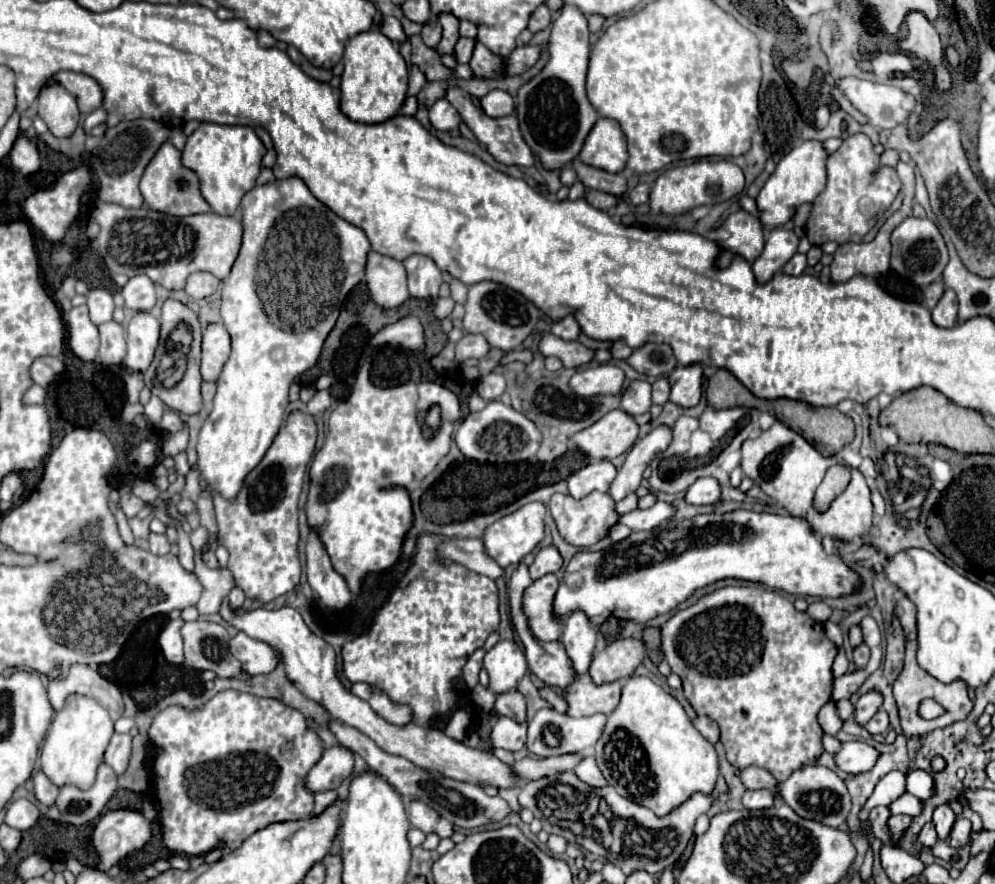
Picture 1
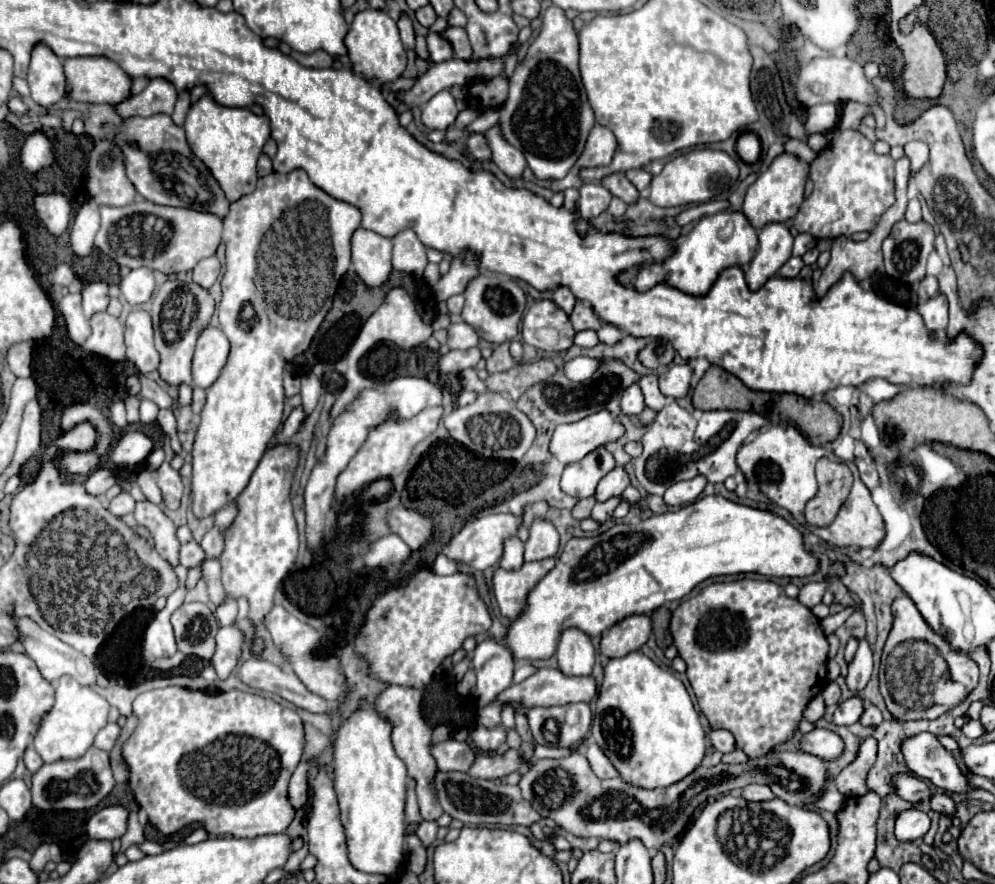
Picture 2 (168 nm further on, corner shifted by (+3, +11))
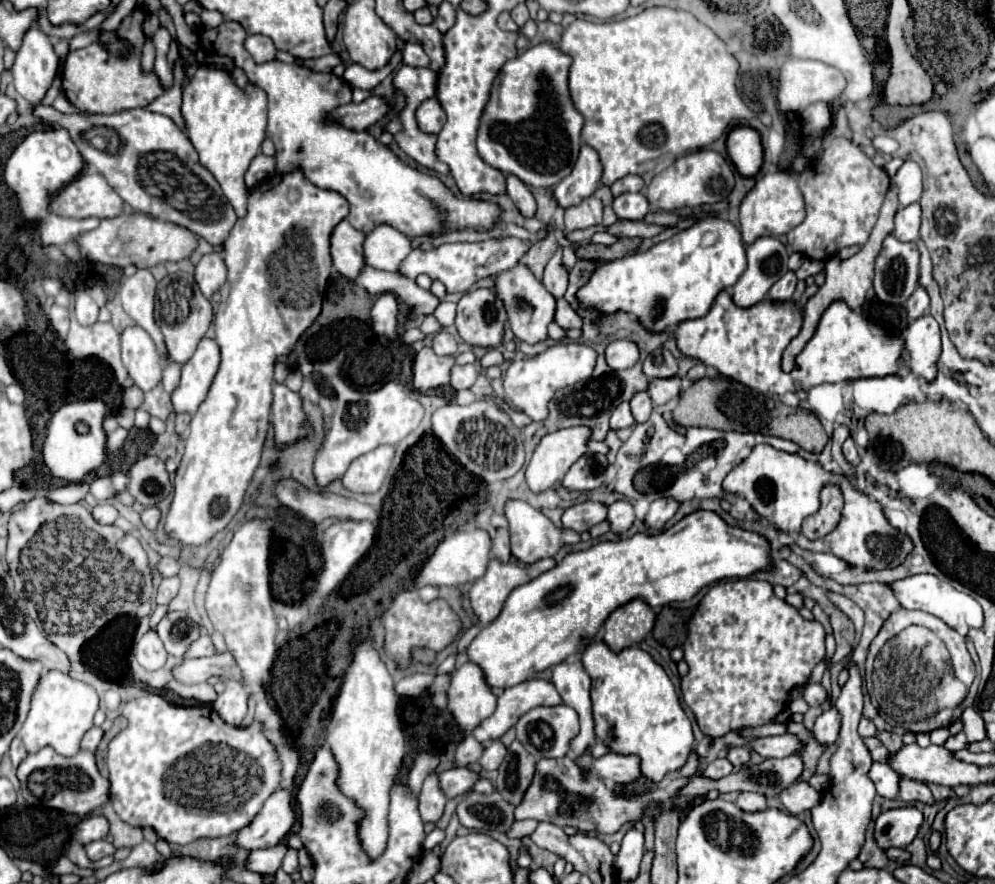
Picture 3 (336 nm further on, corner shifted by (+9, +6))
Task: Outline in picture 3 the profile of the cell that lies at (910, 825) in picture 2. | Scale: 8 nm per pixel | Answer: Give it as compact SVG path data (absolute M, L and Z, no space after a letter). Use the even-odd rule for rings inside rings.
M916 807L888 809L876 817L874 839L880 849L906 847L916 837L922 825L922 813Z

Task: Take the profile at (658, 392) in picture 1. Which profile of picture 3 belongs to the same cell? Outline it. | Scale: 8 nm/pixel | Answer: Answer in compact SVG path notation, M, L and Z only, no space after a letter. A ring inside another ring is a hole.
M646 391L636 393L636 397L630 401L630 409L632 409L632 415L634 415L636 423L644 423L650 417L650 413L652 413L650 395Z

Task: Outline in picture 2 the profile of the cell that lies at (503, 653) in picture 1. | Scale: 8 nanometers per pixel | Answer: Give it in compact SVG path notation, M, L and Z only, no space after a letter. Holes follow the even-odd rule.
M486 638L476 646L472 666L478 678L476 684L478 706L486 706L512 684L514 672L512 652L508 652L508 648L504 648L504 644L500 644L494 638Z

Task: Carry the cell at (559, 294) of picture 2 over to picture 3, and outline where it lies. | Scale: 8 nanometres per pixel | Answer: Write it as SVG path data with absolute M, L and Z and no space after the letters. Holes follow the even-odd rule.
M559 246L552 255L552 259L548 261L548 265L544 267L544 277L542 283L544 287L558 299L564 295L566 287L568 287L568 271L562 267L563 247Z

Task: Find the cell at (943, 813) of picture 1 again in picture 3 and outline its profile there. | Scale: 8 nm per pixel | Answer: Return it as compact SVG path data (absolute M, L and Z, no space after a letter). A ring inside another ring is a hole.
M872 763L870 771L868 771L870 781L876 785L878 795L886 797L886 799L896 799L898 797L898 773L894 773L894 769L890 769L888 763Z

